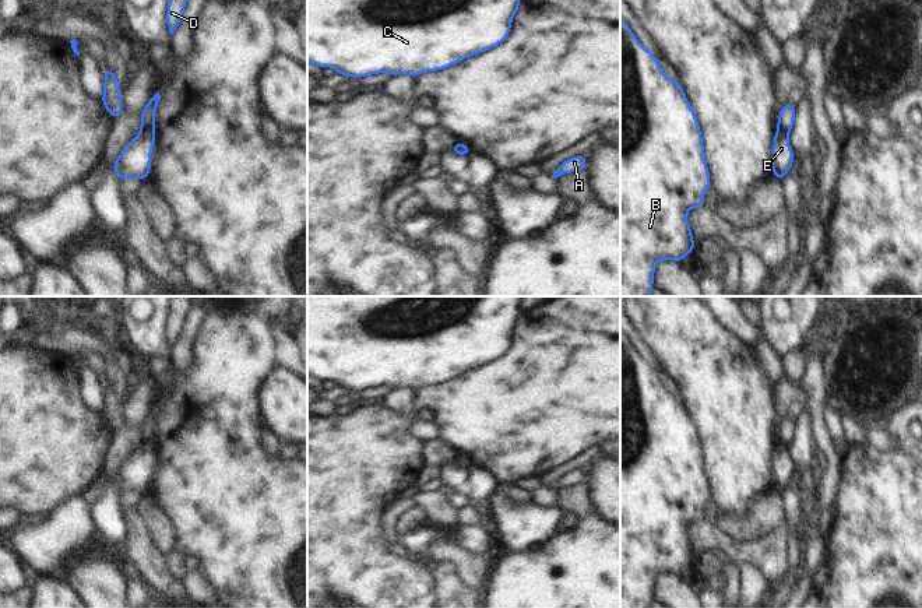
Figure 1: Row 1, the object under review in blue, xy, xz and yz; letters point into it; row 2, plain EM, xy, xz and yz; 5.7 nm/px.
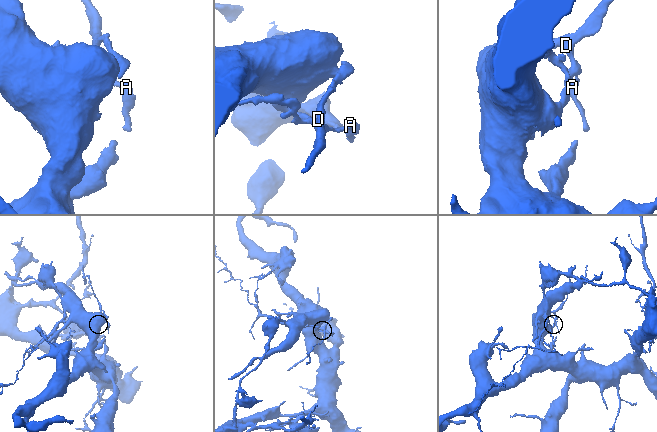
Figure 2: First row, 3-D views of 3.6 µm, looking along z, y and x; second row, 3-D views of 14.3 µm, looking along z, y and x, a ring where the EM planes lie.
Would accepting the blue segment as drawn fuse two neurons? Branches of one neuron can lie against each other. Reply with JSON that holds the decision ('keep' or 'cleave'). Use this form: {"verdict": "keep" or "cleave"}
{"verdict": "cleave"}

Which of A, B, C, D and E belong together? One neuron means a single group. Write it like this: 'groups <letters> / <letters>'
groups A D / B C E

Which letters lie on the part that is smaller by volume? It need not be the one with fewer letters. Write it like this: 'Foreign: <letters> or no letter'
Foreign: A, D

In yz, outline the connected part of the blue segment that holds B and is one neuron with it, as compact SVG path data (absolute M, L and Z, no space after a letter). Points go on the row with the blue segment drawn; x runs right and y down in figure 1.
M620 17L620 296L650 296L658 261L682 263L686 254L694 253L687 211L704 205L708 187L711 176L701 130L685 89L662 71L658 57L638 42Z

